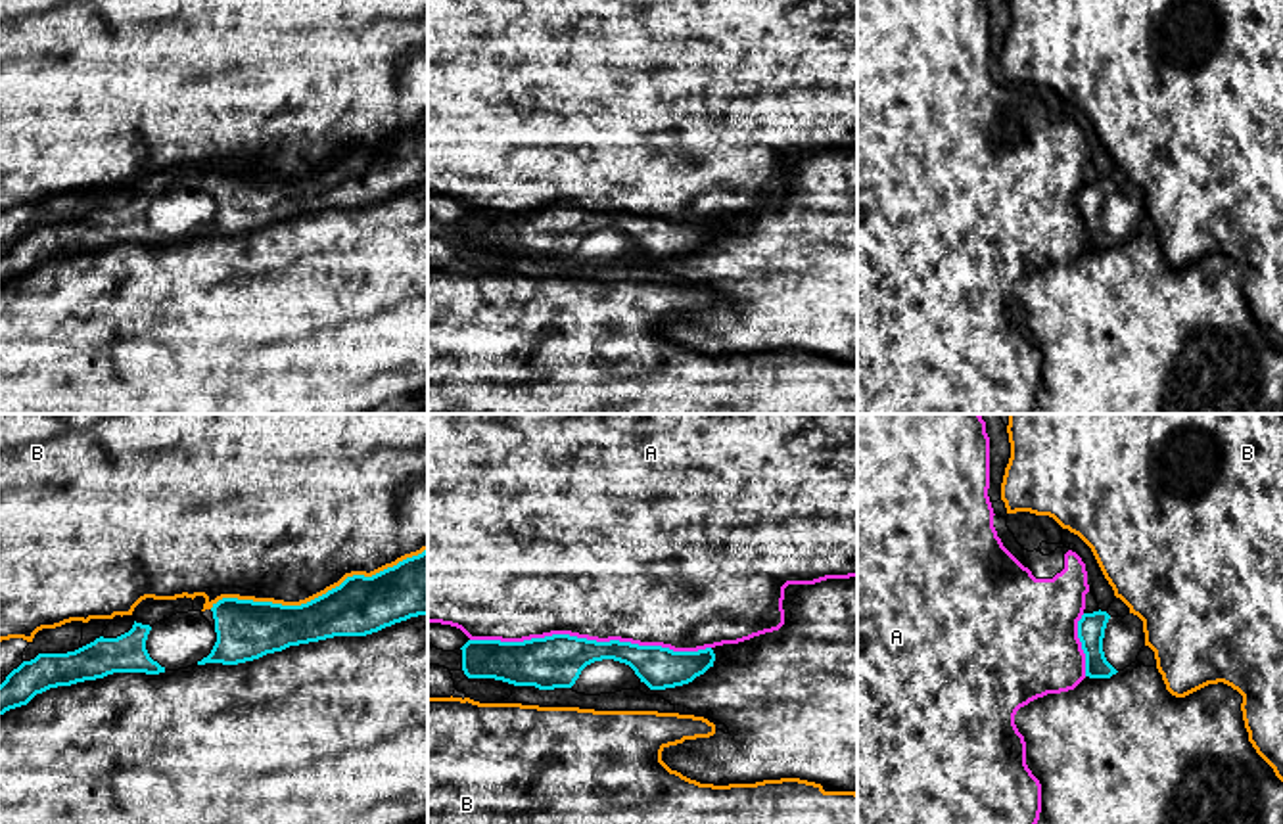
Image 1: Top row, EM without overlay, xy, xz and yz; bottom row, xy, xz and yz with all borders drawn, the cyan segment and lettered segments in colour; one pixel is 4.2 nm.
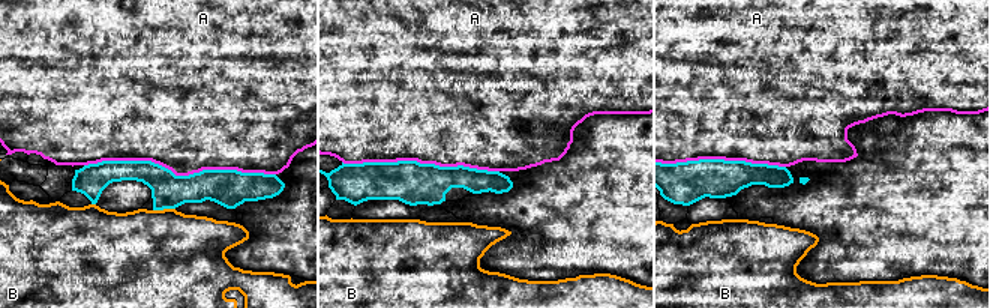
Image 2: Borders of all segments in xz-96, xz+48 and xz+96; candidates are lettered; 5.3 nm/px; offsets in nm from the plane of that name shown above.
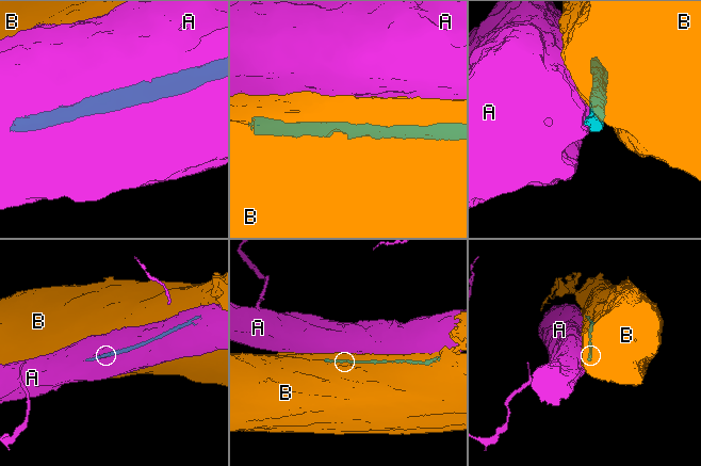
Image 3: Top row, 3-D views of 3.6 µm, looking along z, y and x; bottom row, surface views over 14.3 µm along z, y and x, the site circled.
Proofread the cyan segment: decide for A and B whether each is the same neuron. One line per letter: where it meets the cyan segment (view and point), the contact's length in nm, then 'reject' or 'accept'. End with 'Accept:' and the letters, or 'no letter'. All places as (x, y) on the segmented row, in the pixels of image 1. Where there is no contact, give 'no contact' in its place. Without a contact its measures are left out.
A: xz (591, 640) | 1000 nm | reject
B: xy (319, 596) | 950 nm | reject
Accept: no letter

